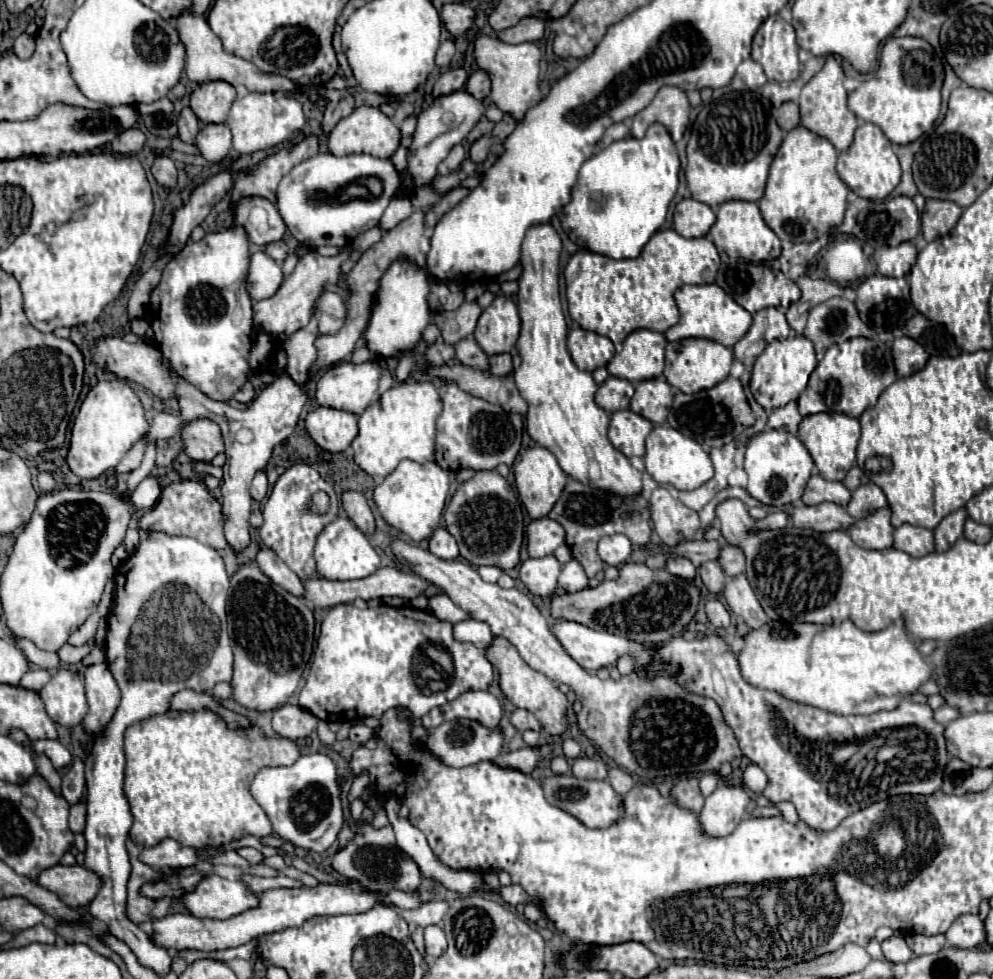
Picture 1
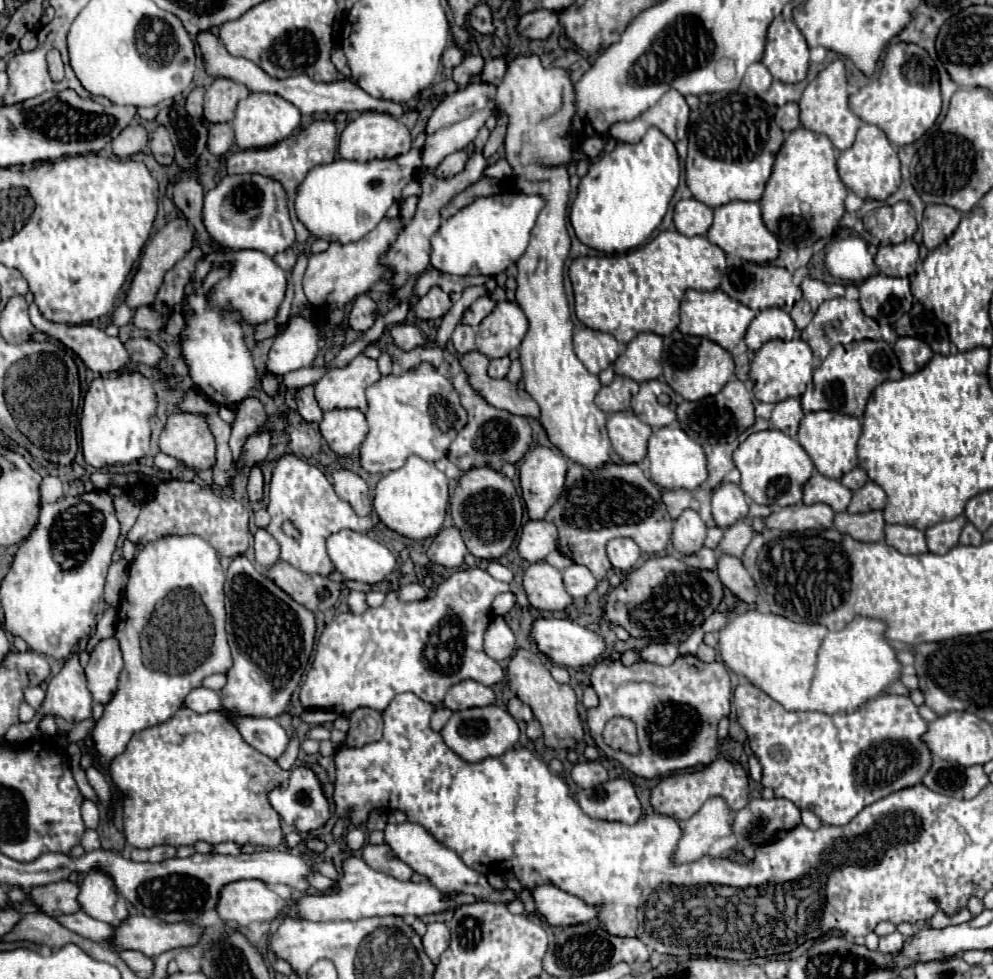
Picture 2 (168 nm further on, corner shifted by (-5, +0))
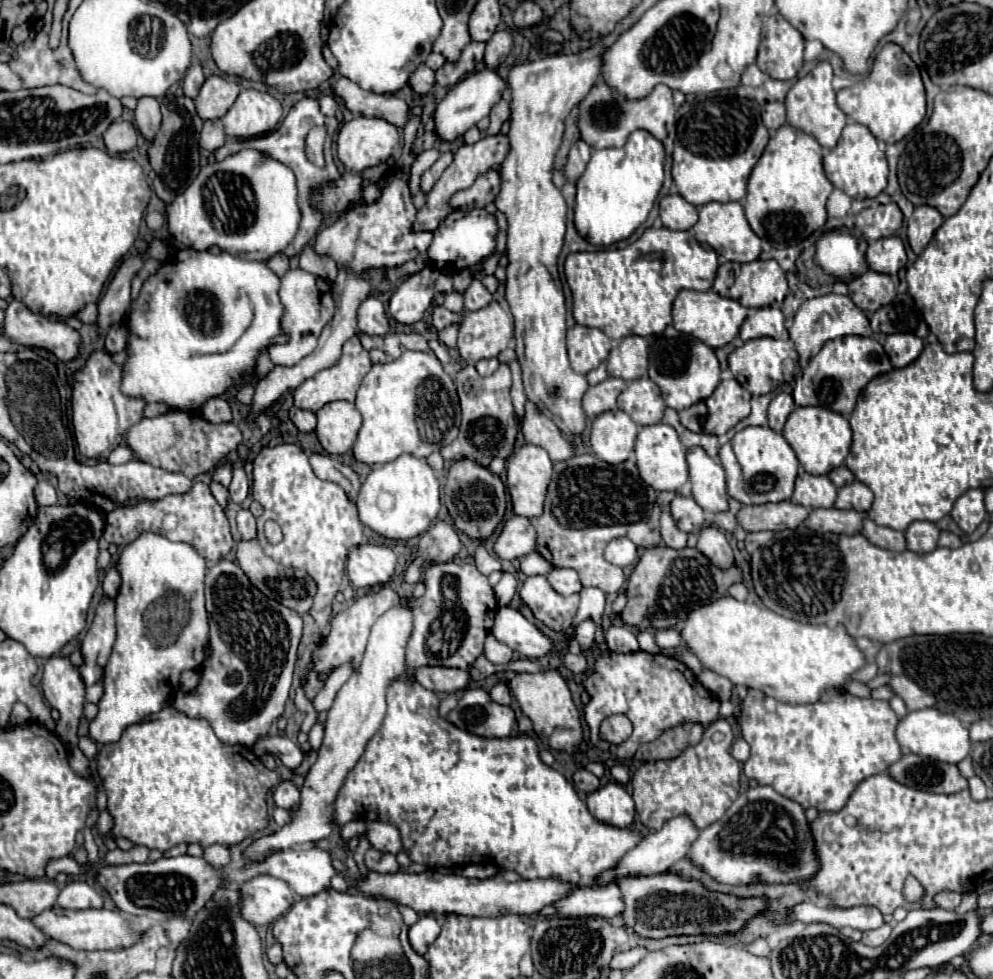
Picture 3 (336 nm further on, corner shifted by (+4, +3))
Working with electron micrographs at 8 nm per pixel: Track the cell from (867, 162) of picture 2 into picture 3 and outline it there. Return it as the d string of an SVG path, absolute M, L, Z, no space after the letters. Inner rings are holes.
M848 123L842 131L838 145L830 149L824 157L824 171L836 189L842 189L846 195L854 199L866 199L876 197L880 191L884 191L888 177L888 161L884 151L878 149L878 143L868 127L860 123Z

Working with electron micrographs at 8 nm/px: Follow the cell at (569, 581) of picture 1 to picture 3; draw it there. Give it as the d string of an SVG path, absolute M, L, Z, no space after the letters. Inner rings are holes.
M552 569L548 573L548 583L552 585L554 591L558 591L564 597L568 597L572 593L580 593L580 589L582 589L582 583L574 569Z

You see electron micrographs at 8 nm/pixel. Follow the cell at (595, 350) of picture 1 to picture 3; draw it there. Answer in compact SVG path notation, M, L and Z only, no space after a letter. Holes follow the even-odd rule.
M574 325L568 331L568 357L572 369L580 375L596 369L610 353L612 341L600 329Z

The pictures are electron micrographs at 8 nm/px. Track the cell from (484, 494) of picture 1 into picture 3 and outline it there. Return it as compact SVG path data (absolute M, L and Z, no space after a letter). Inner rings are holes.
M454 461L446 477L444 505L448 507L448 513L454 519L458 531L462 531L472 539L482 541L494 533L494 529L504 517L504 509L506 509L504 483L498 475L478 465L476 461Z

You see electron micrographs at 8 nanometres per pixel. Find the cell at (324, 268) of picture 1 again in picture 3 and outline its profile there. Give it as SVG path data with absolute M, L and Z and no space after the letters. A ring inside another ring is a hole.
M394 179L386 185L374 203L360 203L342 213L334 223L324 227L314 243L316 253L326 253L336 259L338 267L364 273L372 267L398 267L420 253L426 253L432 241L432 231L414 229L416 207L410 197L410 187L402 179Z

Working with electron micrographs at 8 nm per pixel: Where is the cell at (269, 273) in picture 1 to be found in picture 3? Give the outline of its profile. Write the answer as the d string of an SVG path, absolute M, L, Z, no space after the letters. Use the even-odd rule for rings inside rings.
M182 249L182 251L174 251L166 263L154 273L150 275L144 285L140 295L132 301L130 313L128 313L128 345L126 345L126 361L124 361L124 373L122 373L122 393L126 393L128 397L142 397L144 401L154 401L154 403L162 403L168 405L170 409L186 409L186 411L198 411L206 405L206 401L226 393L230 387L238 387L246 381L246 377L250 373L254 373L256 369L256 359L260 357L262 351L266 351L270 345L276 343L286 343L288 335L282 331L280 323L282 323L282 303L278 299L278 287L280 287L280 279L276 277L276 273L272 273L268 269L266 263L256 263L256 261L244 261L238 259L226 251L220 253L212 253L212 251L194 251L194 249Z

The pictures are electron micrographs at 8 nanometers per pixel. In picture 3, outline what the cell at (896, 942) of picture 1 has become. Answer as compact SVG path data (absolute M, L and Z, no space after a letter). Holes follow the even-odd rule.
M884 923L884 925L878 927L878 929L864 931L864 933L862 933L862 943L864 943L864 945L870 945L870 947L878 947L878 945L882 945L882 943L890 937L890 933L892 933L892 927L890 927L888 923Z

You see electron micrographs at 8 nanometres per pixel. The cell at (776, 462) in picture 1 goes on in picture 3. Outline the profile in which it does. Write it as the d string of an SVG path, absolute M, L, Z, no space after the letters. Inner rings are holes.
M768 425L738 431L726 445L720 447L718 457L726 471L726 491L742 505L778 503L792 497L800 463L788 441L780 433L774 433Z

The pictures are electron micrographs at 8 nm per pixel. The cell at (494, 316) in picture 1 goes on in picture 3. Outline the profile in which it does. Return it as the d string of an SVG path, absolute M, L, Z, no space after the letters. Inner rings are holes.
M496 301L478 311L466 311L458 333L458 353L466 363L498 357L514 335L514 321Z

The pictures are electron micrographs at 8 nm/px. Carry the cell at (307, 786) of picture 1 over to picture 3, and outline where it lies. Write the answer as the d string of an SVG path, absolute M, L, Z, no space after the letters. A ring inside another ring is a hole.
M282 781L274 789L274 801L282 809L292 809L300 801L300 791L298 791L298 787L292 781Z

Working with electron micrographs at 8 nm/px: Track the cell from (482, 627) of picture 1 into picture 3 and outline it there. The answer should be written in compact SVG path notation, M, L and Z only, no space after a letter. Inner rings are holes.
M488 635L488 637L486 637L486 645L484 645L484 657L486 657L488 661L492 661L492 663L506 665L506 663L512 661L514 653L512 653L512 649L510 649L508 645L504 645L504 643L496 641L492 635Z

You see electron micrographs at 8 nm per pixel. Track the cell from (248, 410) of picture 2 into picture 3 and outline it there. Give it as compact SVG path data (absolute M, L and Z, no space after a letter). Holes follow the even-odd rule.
M220 465L220 467L214 471L212 479L218 481L218 483L222 483L224 487L228 487L228 485L230 485L230 479L232 479L232 467L230 467L230 465Z

